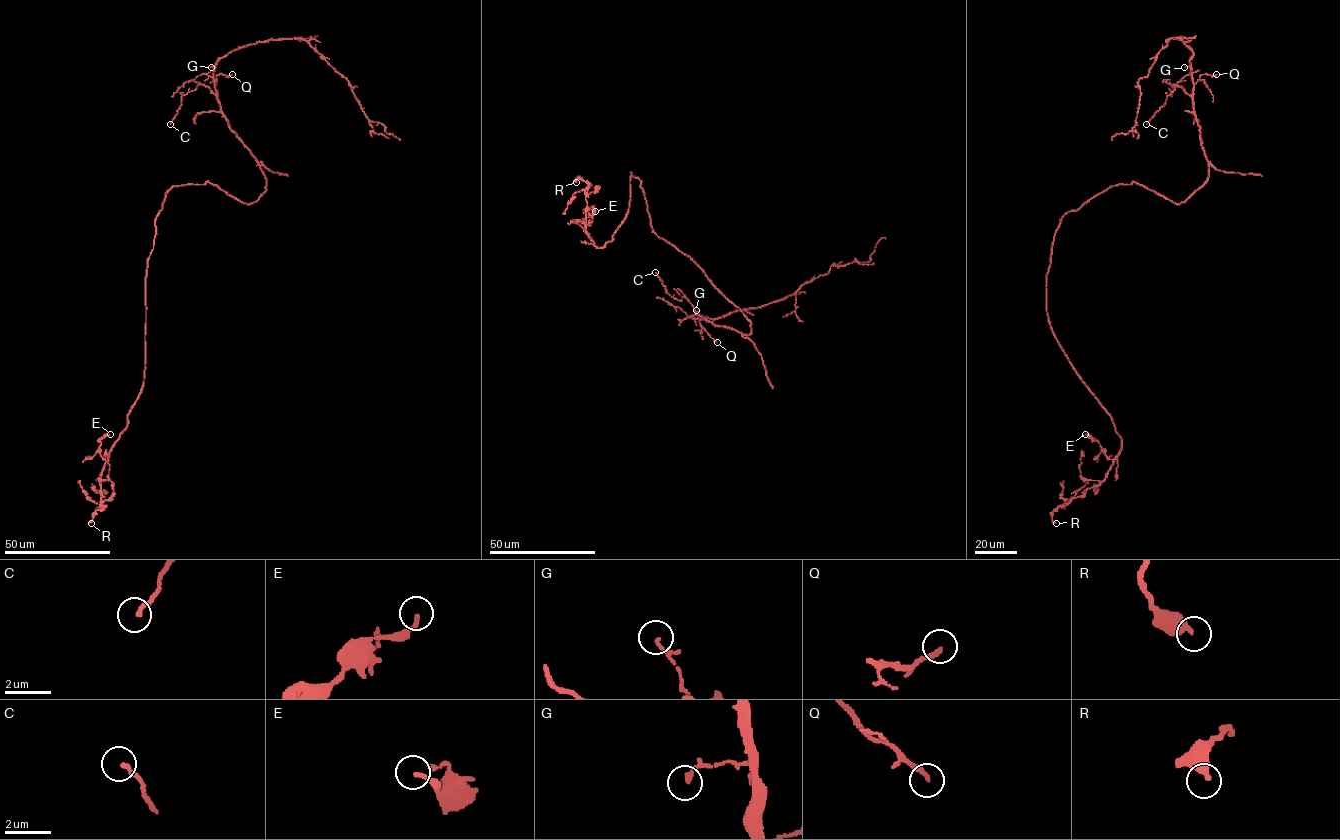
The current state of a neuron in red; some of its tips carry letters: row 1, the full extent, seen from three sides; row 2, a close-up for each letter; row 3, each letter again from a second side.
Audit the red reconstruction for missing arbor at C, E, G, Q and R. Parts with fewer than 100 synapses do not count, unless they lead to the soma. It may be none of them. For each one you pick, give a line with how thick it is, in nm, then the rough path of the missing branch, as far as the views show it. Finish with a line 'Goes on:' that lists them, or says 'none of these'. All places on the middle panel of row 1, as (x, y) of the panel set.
Goes on: none of these

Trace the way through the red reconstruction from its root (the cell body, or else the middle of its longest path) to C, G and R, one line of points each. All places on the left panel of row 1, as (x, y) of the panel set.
C: (211, 184), (253, 203), (265, 190), (266, 177), (208, 87), (199, 84), (183, 95), (170, 124)
G: (211, 184), (253, 203), (265, 190), (266, 177), (231, 129), (211, 67)
R: (211, 184), (173, 186), (155, 219), (143, 386), (105, 462), (105, 507), (91, 523)

